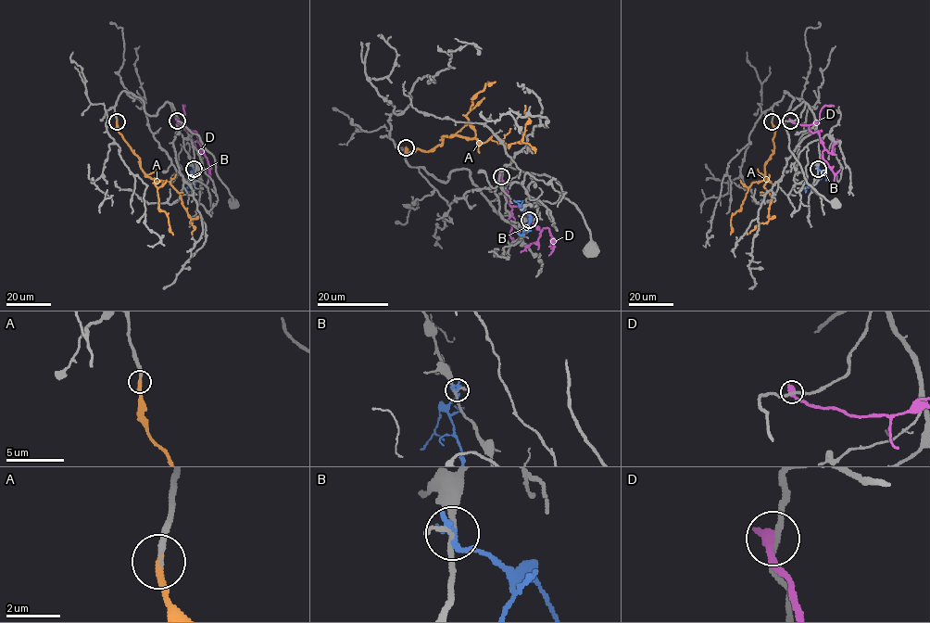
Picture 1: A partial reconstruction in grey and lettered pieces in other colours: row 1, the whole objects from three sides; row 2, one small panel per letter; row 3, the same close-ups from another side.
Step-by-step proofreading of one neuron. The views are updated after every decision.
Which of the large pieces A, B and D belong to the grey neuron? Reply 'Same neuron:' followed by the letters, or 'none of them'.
Same neuron: A

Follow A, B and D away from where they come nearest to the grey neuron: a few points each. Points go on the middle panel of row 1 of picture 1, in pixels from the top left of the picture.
A: (406, 146), (433, 150), (443, 136), (486, 143), (495, 135), (508, 147), (522, 143), (530, 120), (524, 105)
B: (529, 220), (526, 228), (530, 215), (514, 201), (520, 200)
D: (501, 176), (508, 202), (525, 212), (528, 219), (540, 231), (549, 229), (553, 245), (548, 247)

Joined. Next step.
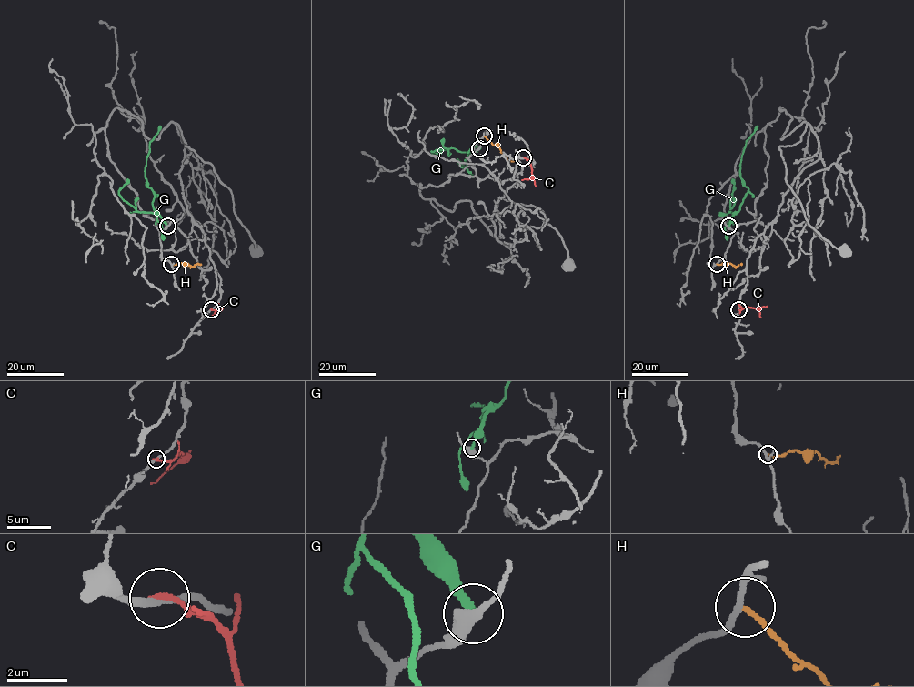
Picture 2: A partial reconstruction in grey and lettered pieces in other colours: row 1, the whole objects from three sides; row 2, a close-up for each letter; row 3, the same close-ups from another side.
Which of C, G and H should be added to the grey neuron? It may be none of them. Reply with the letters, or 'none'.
none

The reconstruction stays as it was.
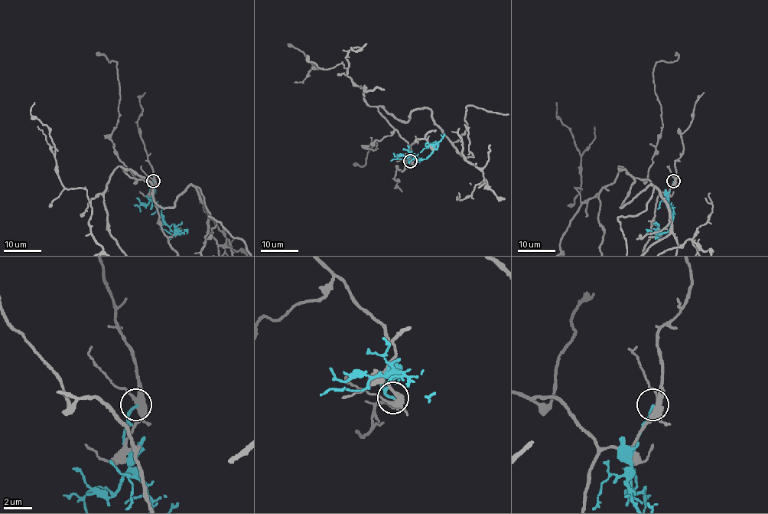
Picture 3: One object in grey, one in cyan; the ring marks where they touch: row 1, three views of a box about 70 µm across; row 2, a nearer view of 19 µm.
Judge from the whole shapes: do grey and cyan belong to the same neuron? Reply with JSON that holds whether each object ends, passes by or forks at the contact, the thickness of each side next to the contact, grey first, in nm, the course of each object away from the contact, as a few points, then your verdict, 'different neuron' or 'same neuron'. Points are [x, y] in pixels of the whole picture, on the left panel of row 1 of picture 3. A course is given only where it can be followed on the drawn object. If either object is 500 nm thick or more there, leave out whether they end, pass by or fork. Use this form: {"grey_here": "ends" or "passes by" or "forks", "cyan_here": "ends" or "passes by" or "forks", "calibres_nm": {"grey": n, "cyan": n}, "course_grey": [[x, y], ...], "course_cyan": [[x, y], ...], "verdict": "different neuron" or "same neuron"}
{"grey_here": "forks", "cyan_here": "ends", "calibres_nm": {"grey": 400, "cyan": 180}, "course_grey": [[153, 181], [151, 192], [122, 167], [148, 180], [164, 207], [197, 186], [207, 215]], "course_cyan": [[153, 181], [151, 186], [157, 213], [170, 230], [177, 232], [170, 237], [172, 235], [164, 228]], "verdict": "different neuron"}

